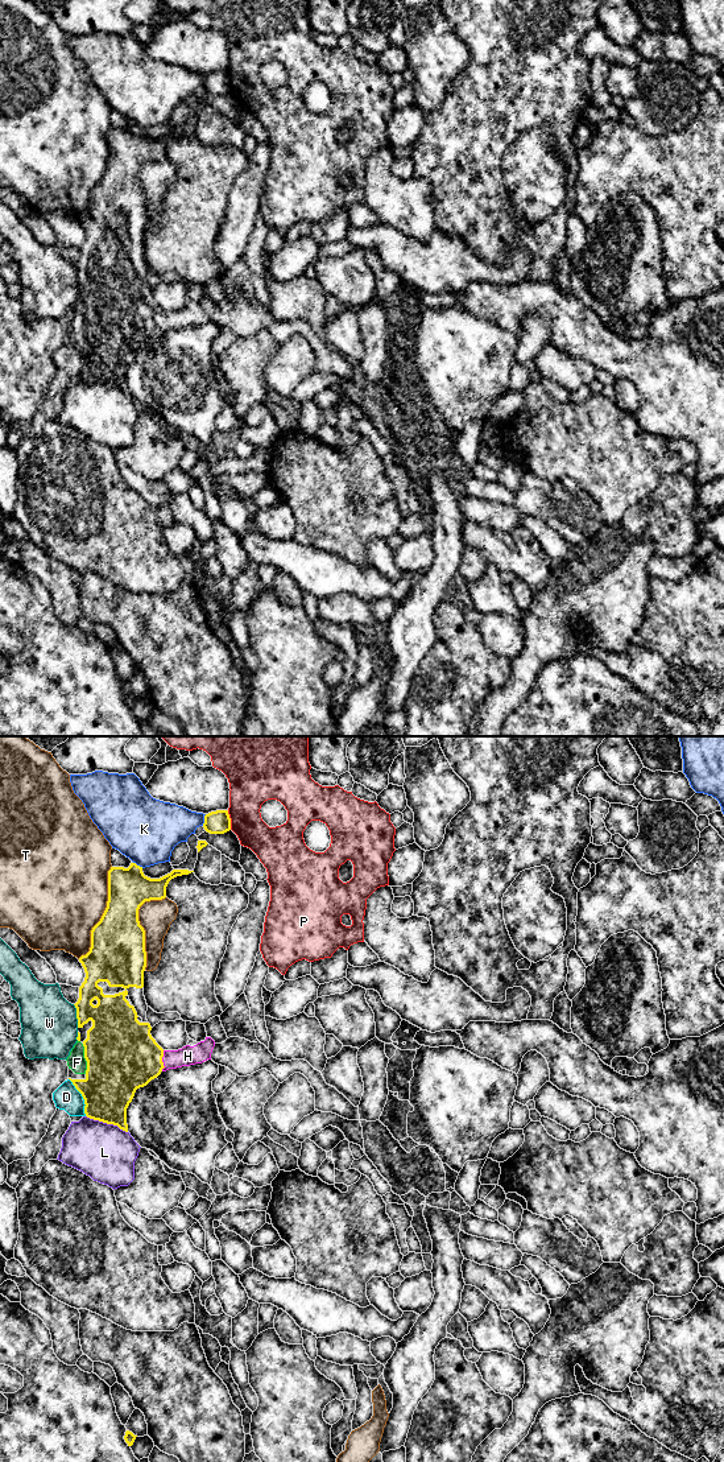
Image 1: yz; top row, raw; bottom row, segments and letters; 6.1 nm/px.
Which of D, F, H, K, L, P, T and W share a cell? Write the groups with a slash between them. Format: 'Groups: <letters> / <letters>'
Groups: D / F H / K / L / P / T / W

